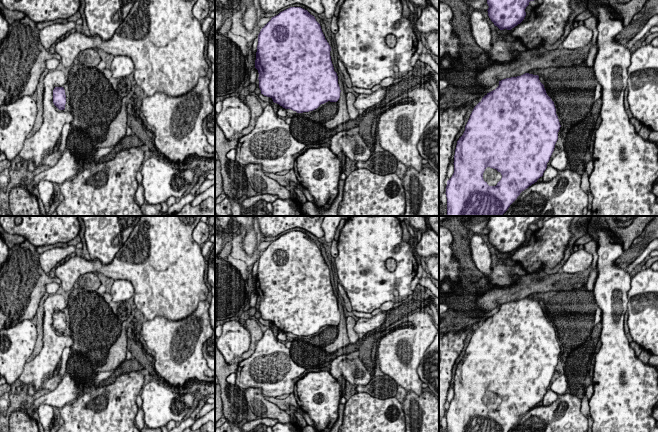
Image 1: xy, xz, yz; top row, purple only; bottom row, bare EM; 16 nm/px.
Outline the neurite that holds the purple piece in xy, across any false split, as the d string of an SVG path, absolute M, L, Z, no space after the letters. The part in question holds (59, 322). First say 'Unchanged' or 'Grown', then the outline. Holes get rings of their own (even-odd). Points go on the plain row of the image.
Unchanged. M55 311L53 314L53 327L59 334L65 333L66 319L63 311Z

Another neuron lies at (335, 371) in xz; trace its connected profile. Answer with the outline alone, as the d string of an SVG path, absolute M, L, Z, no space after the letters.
M352 353L352 354L348 354L348 355L342 355L339 356L337 358L335 358L334 360L332 360L332 362L330 363L330 374L337 380L341 379L341 371L339 368L339 363L345 359L353 359L355 357L356 353Z

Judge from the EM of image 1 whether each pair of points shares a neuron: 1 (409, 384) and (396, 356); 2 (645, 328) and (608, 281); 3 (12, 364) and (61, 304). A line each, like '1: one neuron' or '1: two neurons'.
1: one neuron
2: two neurons
3: two neurons

